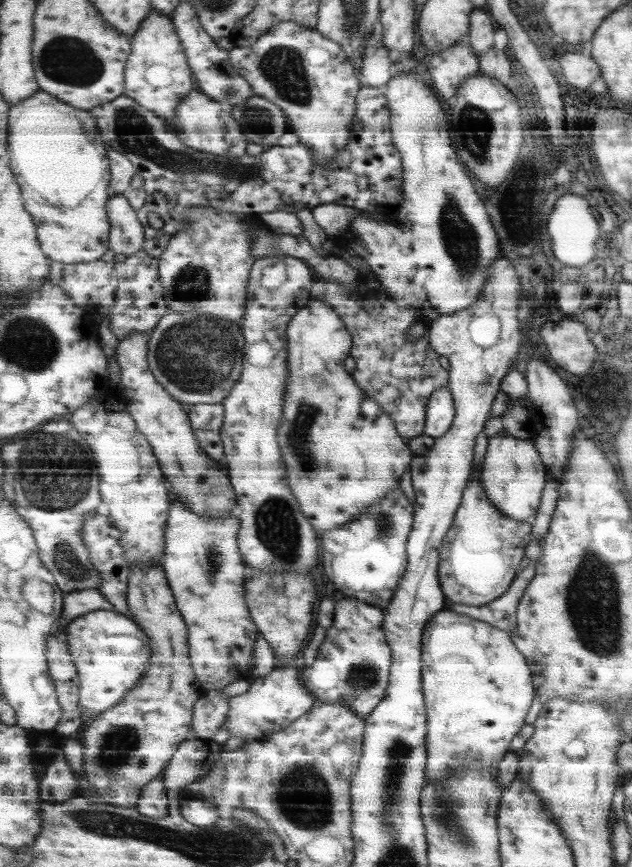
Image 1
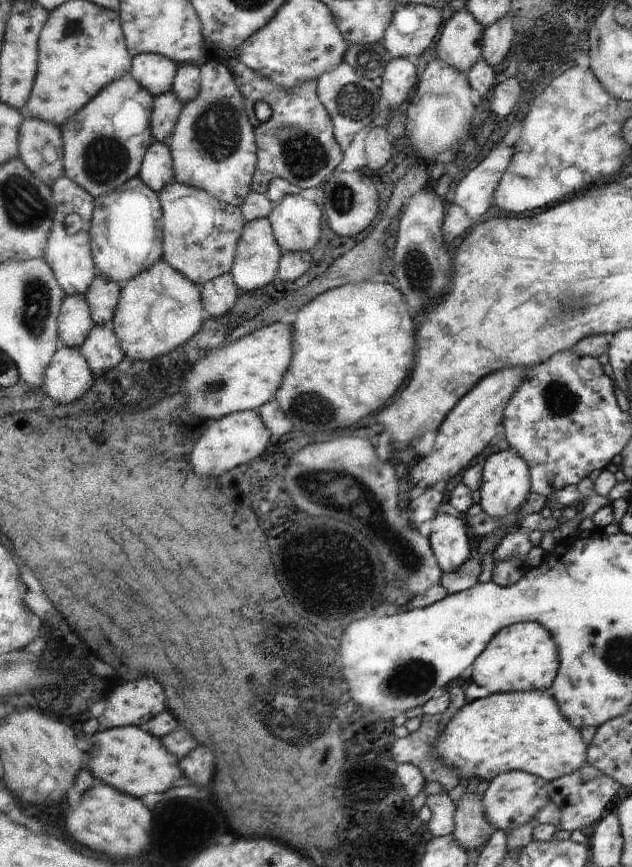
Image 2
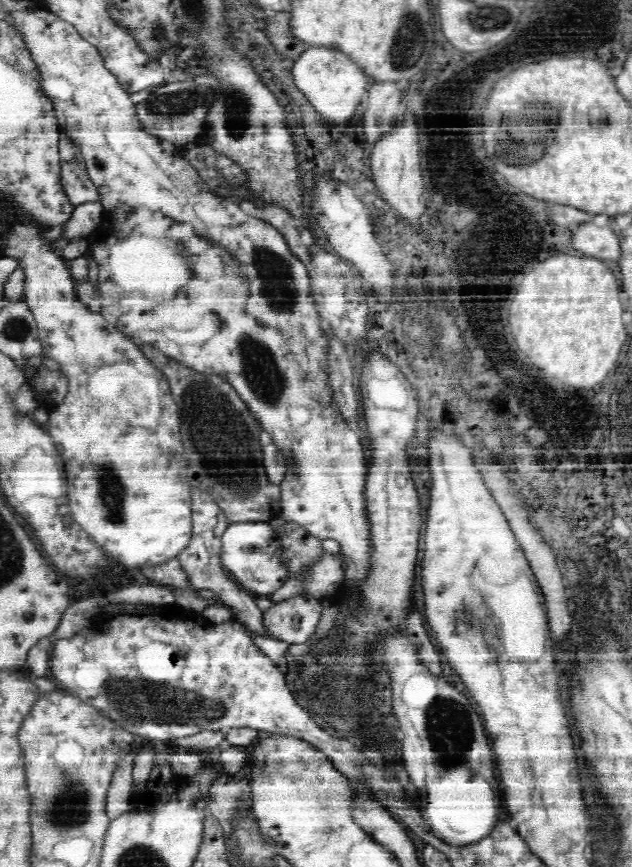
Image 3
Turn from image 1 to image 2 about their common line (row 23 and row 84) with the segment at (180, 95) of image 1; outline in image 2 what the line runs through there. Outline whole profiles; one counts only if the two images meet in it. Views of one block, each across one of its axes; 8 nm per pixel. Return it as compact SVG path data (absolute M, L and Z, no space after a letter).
M141 54L133 58L133 74L155 96L167 94L175 88L179 64L163 54Z

